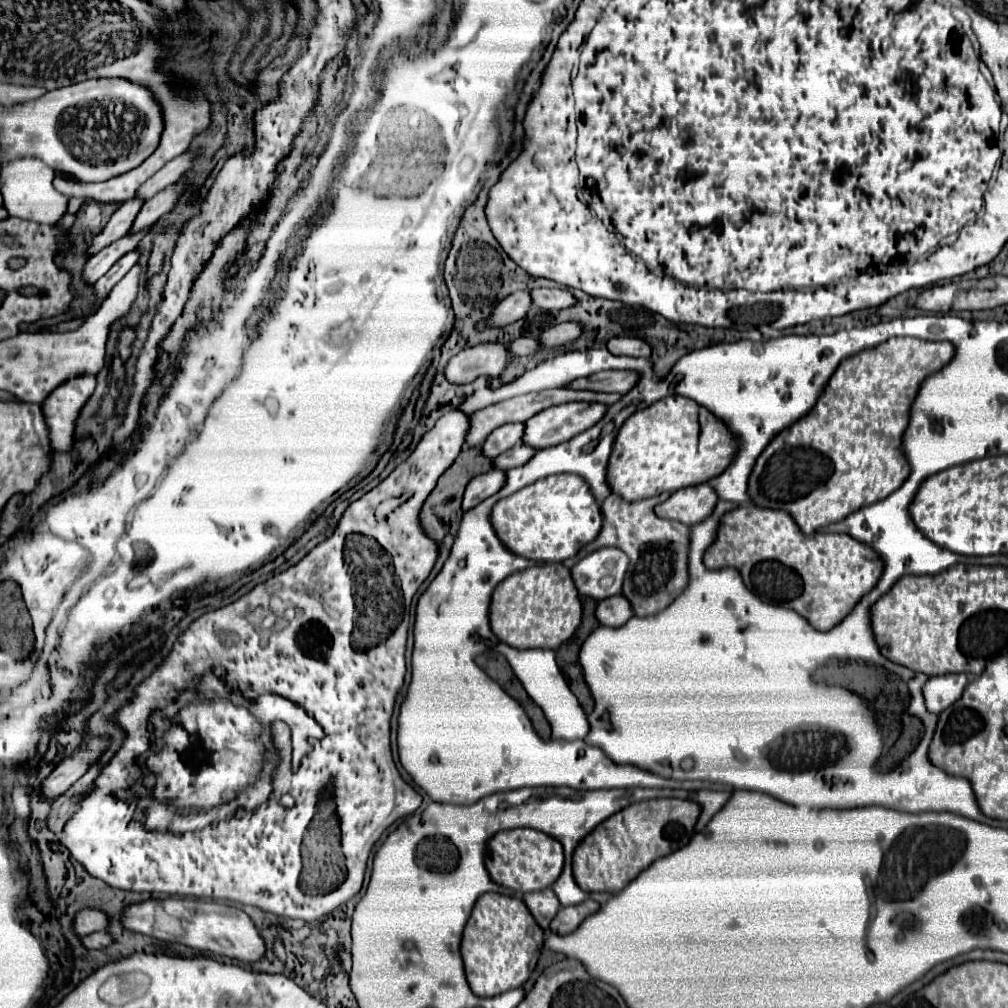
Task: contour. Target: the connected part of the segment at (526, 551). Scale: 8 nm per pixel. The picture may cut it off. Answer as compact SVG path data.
M549 475L517 493L497 501L491 513L491 525L503 545L519 557L533 561L561 563L575 557L601 531L601 509L579 475Z

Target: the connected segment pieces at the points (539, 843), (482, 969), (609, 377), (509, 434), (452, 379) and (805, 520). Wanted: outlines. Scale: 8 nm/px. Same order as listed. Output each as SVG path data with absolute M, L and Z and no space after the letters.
M535 829L499 831L487 841L485 867L489 871L489 877L497 885L503 885L521 893L541 891L551 887L553 881L559 877L563 869L563 847L557 839Z
M483 893L463 929L461 957L471 991L479 997L493 997L521 987L537 965L543 947L543 929L535 923L525 903L499 893Z
M601 371L583 379L575 379L567 383L569 389L585 389L599 393L625 393L637 383L637 375L633 371Z
M511 423L511 425L501 425L495 429L483 443L483 455L489 459L505 453L507 449L515 447L521 443L523 437L523 423Z
M483 343L467 347L453 355L445 367L445 379L449 383L471 383L481 375L497 377L507 367L511 355L505 345Z
M893 337L881 345L875 345L871 349L865 349L865 351L859 351L859 355L853 355L853 357L847 357L845 363L839 363L839 367L835 369L835 375L831 375L831 379L827 381L827 387L823 389L823 395L819 395L815 407L799 421L795 421L791 427L783 429L779 435L775 435L775 439L771 439L771 443L763 449L763 453L759 455L759 459L755 461L755 467L751 471L751 479L749 479L749 501L753 505L759 505L759 507L767 507L767 509L781 509L781 511L787 511L799 525L799 529L805 533L805 535L811 535L813 531L817 531L819 527L825 527L829 523L837 523L841 519L845 519L847 515L851 515L853 511L865 507L865 505L871 505L875 501L881 501L885 499L889 493L893 493L895 489L901 487L901 483L907 479L909 475L909 465L907 465L907 459L903 457L903 451L901 451L901 437L903 437L903 431L907 429L907 423L909 423L909 409L911 409L911 403L917 395L917 389L921 385L921 381L939 371L939 367L945 367L955 355L955 349L951 343L947 341L921 341L921 339L915 339L915 337Z

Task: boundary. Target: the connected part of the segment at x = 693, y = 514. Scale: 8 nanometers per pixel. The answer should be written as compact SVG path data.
M703 483L675 491L665 503L655 507L655 513L659 517L675 519L691 527L709 517L715 503L717 503L715 491L709 487L709 483Z

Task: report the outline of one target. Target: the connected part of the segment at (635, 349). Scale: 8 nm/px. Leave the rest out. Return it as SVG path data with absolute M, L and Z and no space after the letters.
M613 337L607 341L607 349L613 355L629 355L629 357L651 355L651 345L645 339L635 339L635 337Z

